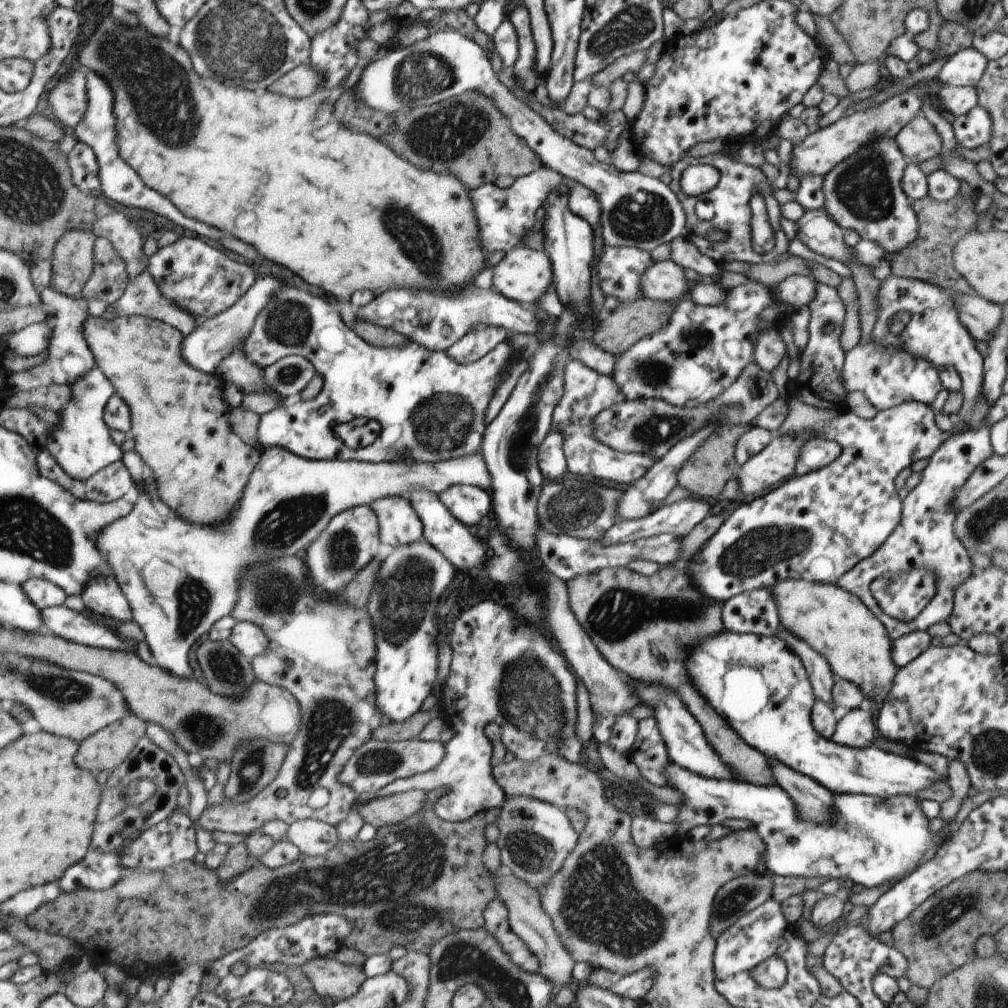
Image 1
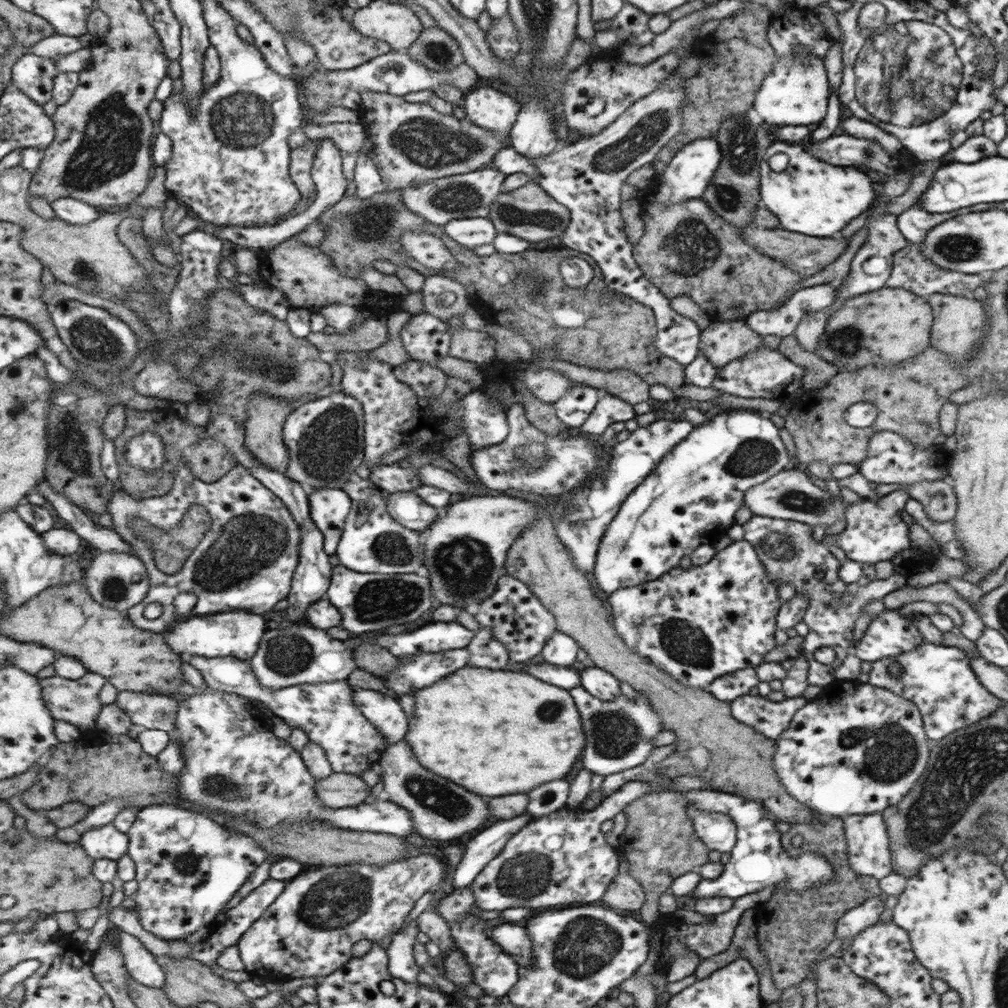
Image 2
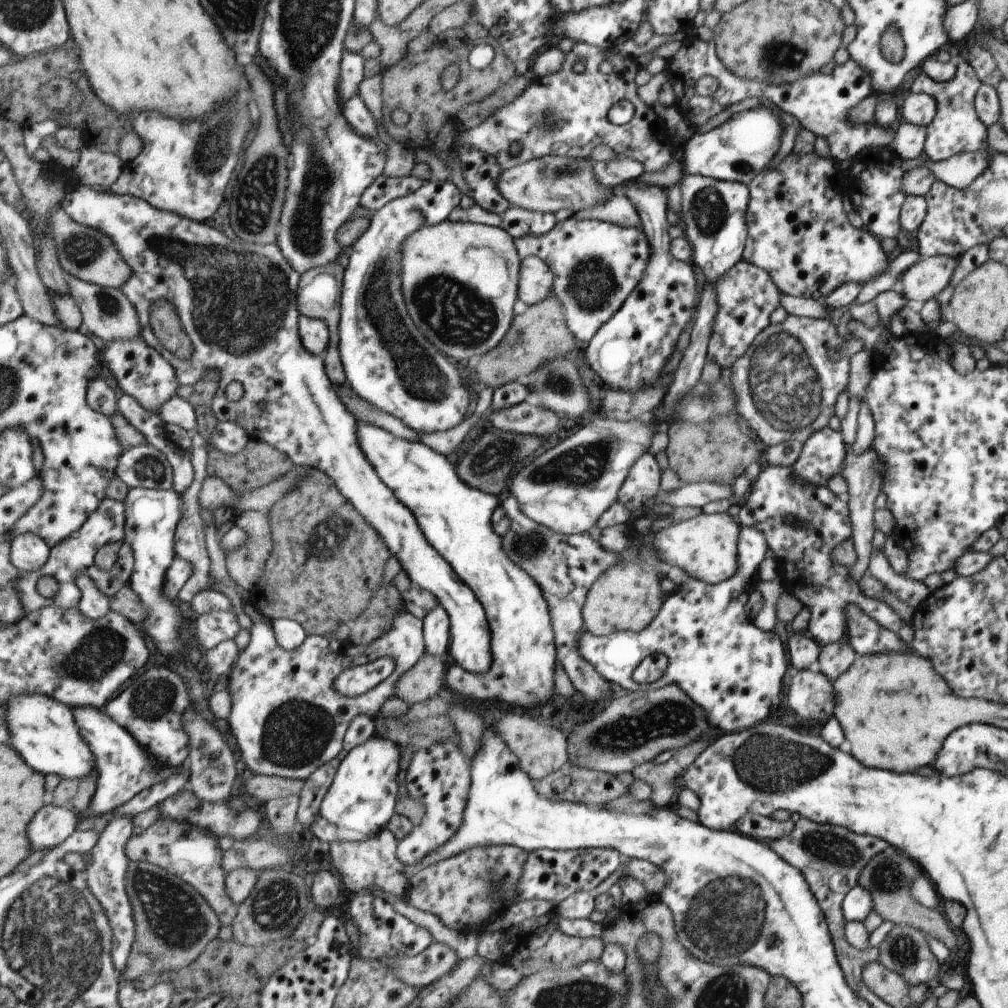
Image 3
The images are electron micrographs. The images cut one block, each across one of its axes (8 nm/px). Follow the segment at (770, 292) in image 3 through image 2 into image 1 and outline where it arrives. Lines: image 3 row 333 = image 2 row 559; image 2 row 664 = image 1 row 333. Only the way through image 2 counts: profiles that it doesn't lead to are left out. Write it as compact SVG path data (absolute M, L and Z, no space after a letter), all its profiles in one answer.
M747 281L731 290L719 304L694 304L685 295L673 306L667 324L651 336L639 338L626 352L615 355L611 380L623 401L663 400L681 408L695 408L719 396L754 362L757 316L771 304L769 292L758 281Z

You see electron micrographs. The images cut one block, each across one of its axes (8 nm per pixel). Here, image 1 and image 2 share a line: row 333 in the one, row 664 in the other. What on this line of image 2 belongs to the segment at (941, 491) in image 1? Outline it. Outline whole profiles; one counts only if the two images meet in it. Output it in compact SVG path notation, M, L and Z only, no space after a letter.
M921 642L914 651L871 663L870 672L867 673L868 684L889 689L890 692L915 703L921 714L926 736L932 742L937 742L951 732L986 718L1001 705L1000 700L977 681L968 668L966 656L967 654L951 646Z

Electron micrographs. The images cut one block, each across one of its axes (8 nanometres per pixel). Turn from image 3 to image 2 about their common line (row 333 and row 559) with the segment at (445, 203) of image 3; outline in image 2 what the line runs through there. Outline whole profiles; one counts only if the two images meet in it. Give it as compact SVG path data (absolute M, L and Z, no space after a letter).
M354 477L343 490L352 498L353 506L347 516L343 536L336 555L340 564L355 572L368 575L394 575L415 573L424 563L419 552L419 538L411 529L399 524L388 512L390 494L373 481Z

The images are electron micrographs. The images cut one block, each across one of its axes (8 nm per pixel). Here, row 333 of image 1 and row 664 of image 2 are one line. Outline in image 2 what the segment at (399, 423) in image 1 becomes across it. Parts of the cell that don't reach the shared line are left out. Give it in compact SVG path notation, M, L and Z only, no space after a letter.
M283 623L281 628L267 630L258 654L251 659L253 671L268 690L282 690L299 684L323 684L343 681L355 670L353 649L356 638L335 640L325 629L305 623Z

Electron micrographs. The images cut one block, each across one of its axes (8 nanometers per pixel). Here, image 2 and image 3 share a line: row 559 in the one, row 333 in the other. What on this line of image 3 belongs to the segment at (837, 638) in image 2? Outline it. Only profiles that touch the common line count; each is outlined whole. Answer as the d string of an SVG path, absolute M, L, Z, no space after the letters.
M787 316L779 324L771 324L764 328L747 348L745 354L730 366L731 390L735 398L735 412L755 430L755 436L764 446L777 445L782 442L802 442L810 438L814 432L827 426L831 415L835 412L837 396L851 384L851 360L849 356L837 360L829 360L827 352L831 348L839 349L847 342L835 334L833 322L829 319Z

